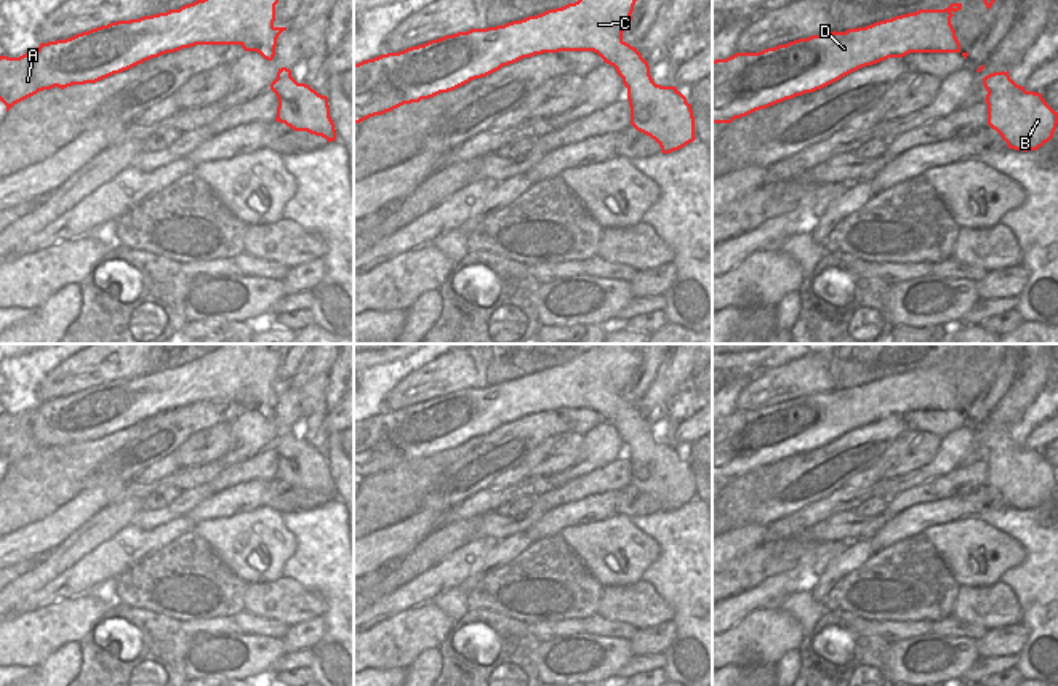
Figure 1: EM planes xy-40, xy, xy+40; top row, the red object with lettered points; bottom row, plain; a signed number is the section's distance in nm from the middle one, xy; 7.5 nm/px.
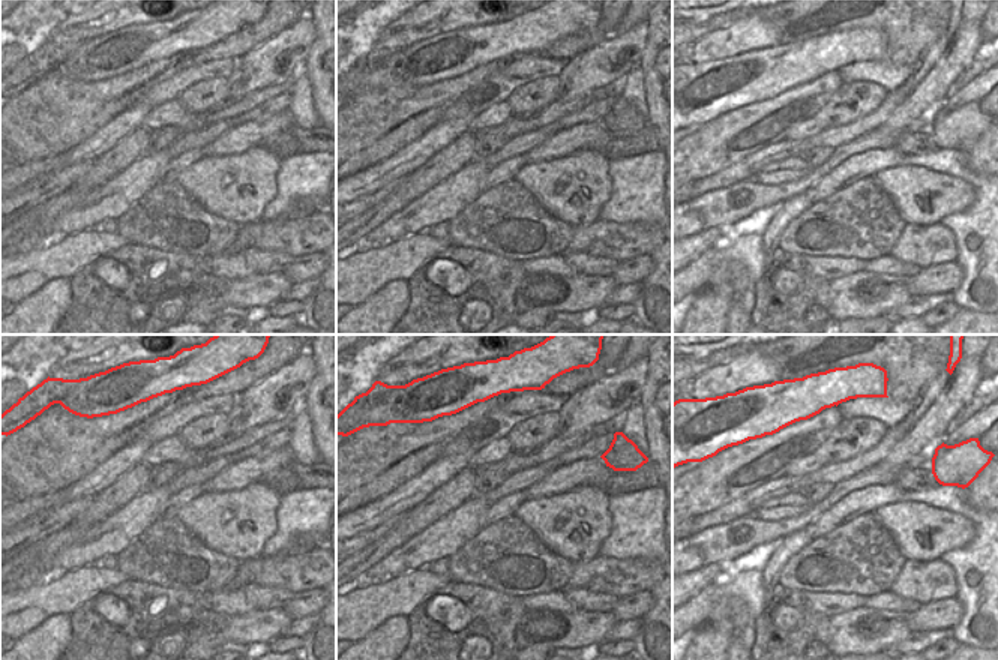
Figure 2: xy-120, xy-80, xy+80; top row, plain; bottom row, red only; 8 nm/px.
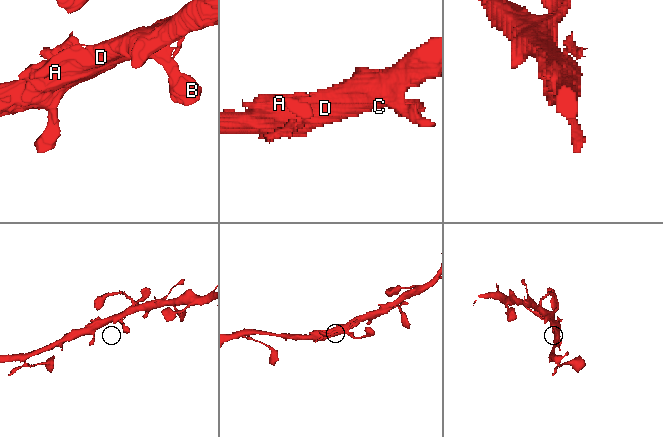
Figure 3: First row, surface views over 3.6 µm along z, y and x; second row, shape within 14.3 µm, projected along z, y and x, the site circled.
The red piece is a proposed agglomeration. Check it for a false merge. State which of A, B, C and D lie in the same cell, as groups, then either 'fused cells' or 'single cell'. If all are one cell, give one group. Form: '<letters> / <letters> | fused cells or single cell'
A B C D | single cell

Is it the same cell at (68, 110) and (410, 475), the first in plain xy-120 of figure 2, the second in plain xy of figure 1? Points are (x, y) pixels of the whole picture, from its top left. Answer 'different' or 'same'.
same

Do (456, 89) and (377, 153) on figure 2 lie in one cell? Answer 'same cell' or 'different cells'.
same cell

